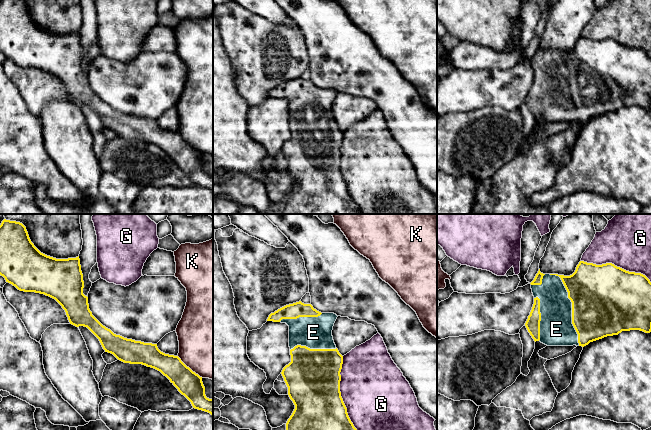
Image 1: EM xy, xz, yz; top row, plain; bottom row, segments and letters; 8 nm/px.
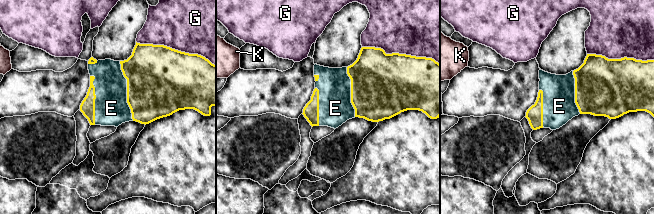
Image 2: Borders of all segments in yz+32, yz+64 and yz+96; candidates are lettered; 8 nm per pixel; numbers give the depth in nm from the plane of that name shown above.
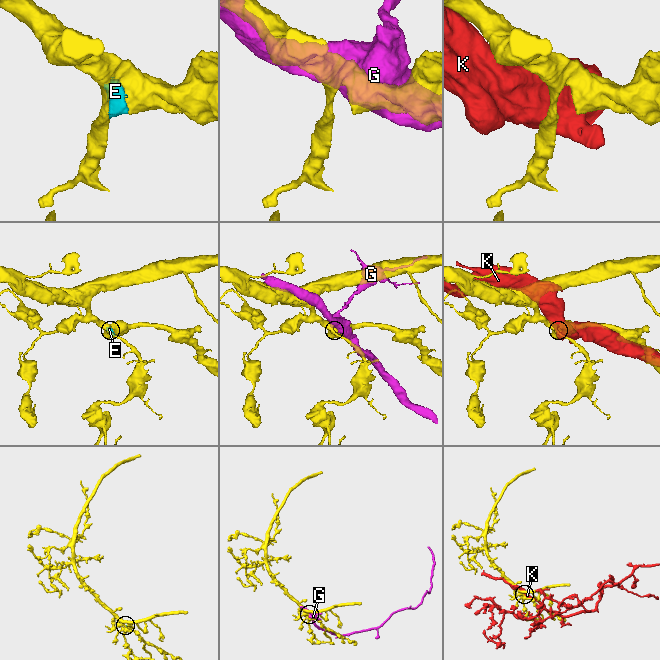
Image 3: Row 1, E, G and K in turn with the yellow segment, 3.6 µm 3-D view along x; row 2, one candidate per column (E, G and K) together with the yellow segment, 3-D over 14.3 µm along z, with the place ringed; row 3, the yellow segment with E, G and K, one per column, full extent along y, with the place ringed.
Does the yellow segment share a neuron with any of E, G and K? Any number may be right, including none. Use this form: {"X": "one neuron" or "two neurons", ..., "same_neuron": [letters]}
{"E": "one neuron", "G": "two neurons", "K": "two neurons", "same_neuron": ["E"]}

